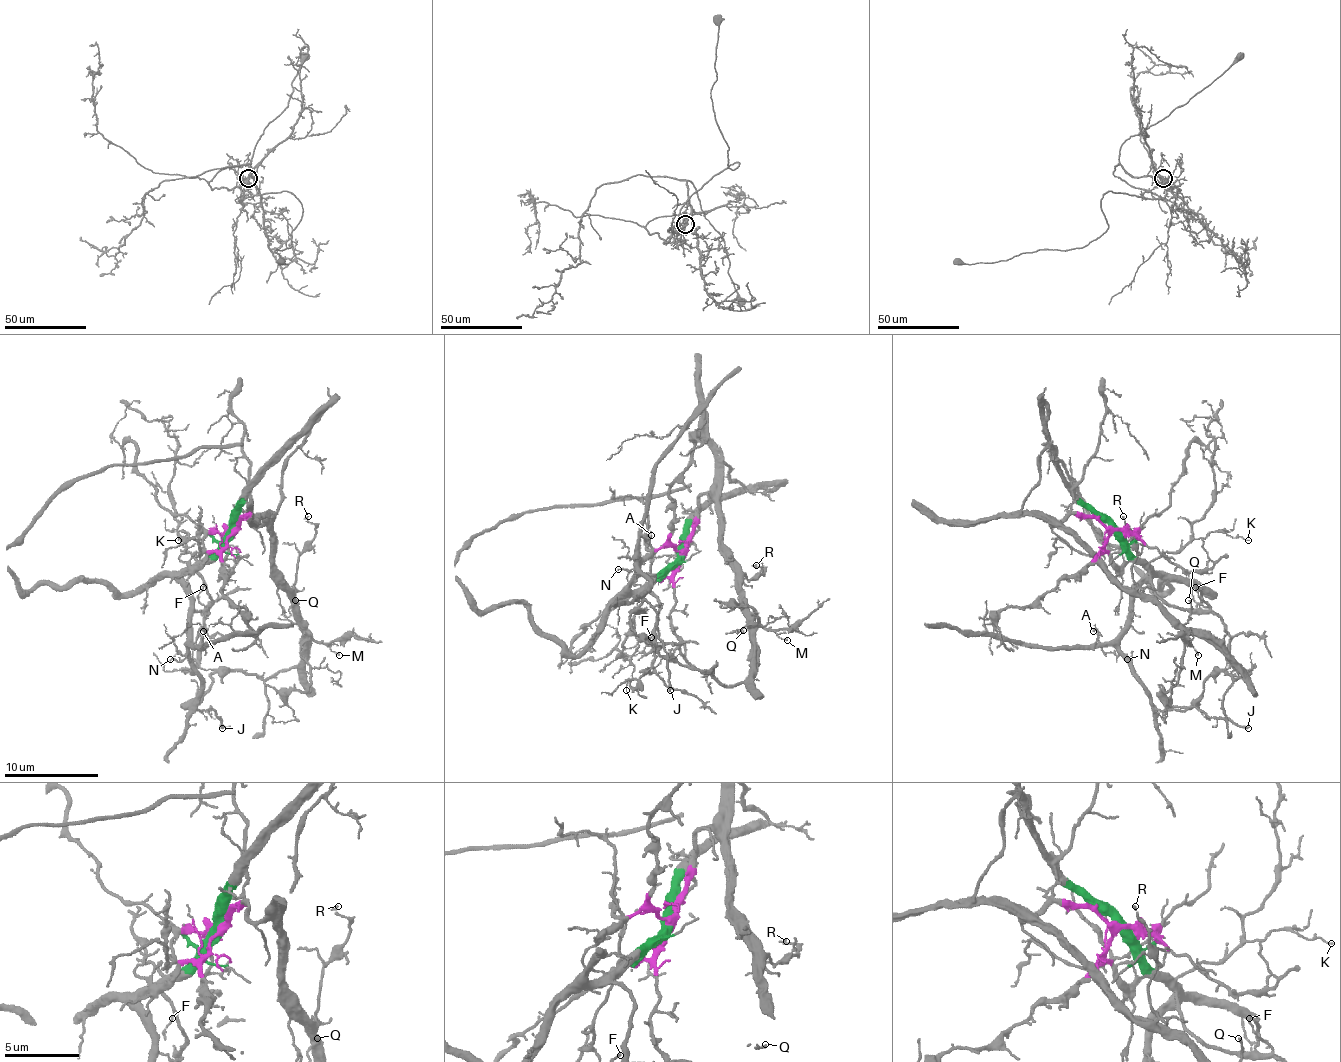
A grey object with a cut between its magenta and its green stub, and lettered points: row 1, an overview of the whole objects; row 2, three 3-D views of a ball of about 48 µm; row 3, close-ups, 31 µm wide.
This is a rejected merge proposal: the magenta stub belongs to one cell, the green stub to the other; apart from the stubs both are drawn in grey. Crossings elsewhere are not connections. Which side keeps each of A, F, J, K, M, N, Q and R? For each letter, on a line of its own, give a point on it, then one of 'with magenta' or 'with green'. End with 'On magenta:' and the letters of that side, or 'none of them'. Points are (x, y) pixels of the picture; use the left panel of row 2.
A: at (203, 631); with green
F: at (203, 587); with green
J: at (222, 728); with green
K: at (178, 540); with green
M: at (339, 655); with magenta
N: at (170, 659); with green
Q: at (295, 600); with magenta
R: at (308, 516); with magenta
On magenta: M, Q, R

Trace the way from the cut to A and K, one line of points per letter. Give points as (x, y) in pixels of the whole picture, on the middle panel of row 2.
A: (681, 553), (657, 577), (634, 591), (631, 584), (638, 577), (641, 541), (646, 541), (650, 534)
K: (681, 553), (646, 591), (634, 622), (638, 648), (634, 652), (634, 669), (627, 690)

